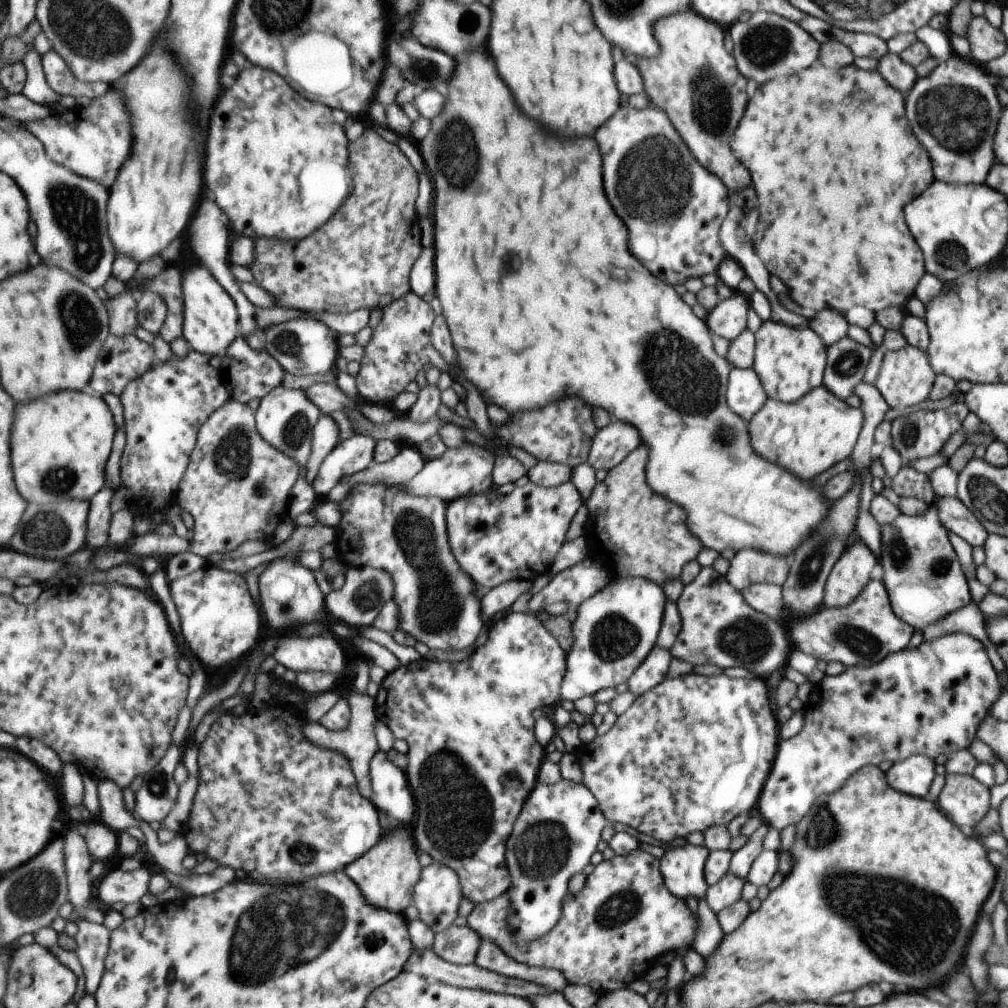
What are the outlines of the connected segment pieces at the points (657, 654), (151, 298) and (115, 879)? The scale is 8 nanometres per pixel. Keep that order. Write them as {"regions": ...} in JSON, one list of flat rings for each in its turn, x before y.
{"regions":[[[655,646,641,662,639,668,628,678,627,691,639,696,646,690,658,685,666,678,665,675,671,658,672,656,667,649]],[[143,291,137,295,140,326,153,335,159,334,168,316,168,304,161,295]],[[146,867,134,871,109,869,107,876,100,880,98,896,108,905,119,901,125,905,139,903,139,900,150,892,151,879,151,872]]]}

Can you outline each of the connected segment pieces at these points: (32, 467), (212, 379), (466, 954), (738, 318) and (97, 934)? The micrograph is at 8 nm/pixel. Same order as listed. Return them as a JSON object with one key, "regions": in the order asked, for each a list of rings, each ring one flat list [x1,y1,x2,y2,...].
{"regions":[[[60,390,60,392,49,393,47,396,36,398,35,401,17,406,17,426,13,426,13,470,17,474,17,488,21,494,25,494,27,502,35,504,49,504,49,502,67,501,69,498,82,501,90,501,97,493,106,486,108,460,112,456,112,448,116,438,115,418,108,402,101,395,89,390]],[[191,348,184,357,173,355,168,361,155,362,145,374,132,380,120,396,124,404,126,420,126,447,122,456,122,484,131,495,139,496,145,502,167,508,178,502,179,484,192,458,201,427,212,414,227,404,233,396,228,383,219,368,211,364,210,356]],[[449,925,447,929,434,933,432,951,445,962,468,965,474,962,480,937,467,925]],[[732,292,729,298,721,299,705,315,705,322,717,336,727,340,735,340,745,328,745,314,747,314,747,300,739,296,739,292]],[[87,920,75,923,78,926,75,934,78,944,76,951,84,968,85,992,93,996,101,984,106,969,106,958,112,943,112,930,105,924]]]}

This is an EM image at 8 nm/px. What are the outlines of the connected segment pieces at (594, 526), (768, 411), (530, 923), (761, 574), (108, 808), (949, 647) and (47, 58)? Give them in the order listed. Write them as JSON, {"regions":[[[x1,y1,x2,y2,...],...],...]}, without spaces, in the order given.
{"regions":[[[639,444,639,448,629,452,621,462,610,468,603,480,595,483,586,500,587,521,582,536,585,537,588,556,594,558,596,563,606,567,614,578,646,578,662,586,663,582,670,578,679,578,682,566,685,562,695,559,695,554,699,552,701,544,685,528,685,512,677,504,653,494,647,488,645,474,643,474,645,460,647,460,647,446]],[[821,384,792,403,765,399,757,412,751,415,747,426,749,434,753,434,753,450,757,450,761,458,769,458,769,462,785,466,785,470,797,474,797,478,811,480,849,458,862,422,861,409,847,406,844,400]],[[560,779,550,785,541,783,533,789,533,794,529,794,529,802,524,803,525,810,520,810,520,814,516,818,517,826,512,826,513,838,509,838,509,854,505,854,504,856,505,858,509,858,509,866,506,867,512,877,512,882,507,890,507,896,511,906,508,914,508,927,510,933,514,936,515,942,521,943,522,945,539,938,555,926,561,916,561,906,563,906,565,892,567,892,567,880,569,880,573,874,581,872,583,866,589,862,589,856,595,852,595,846,597,846,597,842,599,842,599,832,601,832,601,828,605,826,604,813,599,812,599,803,596,801,595,795,583,783,571,782,571,780,567,779]],[[739,550,731,558,731,566,724,574,725,580,735,589,747,589,757,583,783,584,789,574,783,556,765,554,761,550]],[[111,779,99,780,99,813,101,822,119,832,129,826,139,826,139,819,127,810,122,786]],[[949,633,929,642,922,640,915,648,888,654,869,666,853,665,844,667,838,675,824,675,812,685,802,704,804,724,799,732,780,740,772,772,757,802,761,821,776,831,799,823,817,796,836,792,865,765,877,767,883,760,894,763,911,755,925,755,933,760,939,754,967,749,976,738,979,723,1001,692,1000,680,984,643,967,633]],[[53,48,42,56,42,61,49,84,60,95,87,96,94,99,110,90,110,84,107,84,107,81,88,83,79,80,65,59]]]}

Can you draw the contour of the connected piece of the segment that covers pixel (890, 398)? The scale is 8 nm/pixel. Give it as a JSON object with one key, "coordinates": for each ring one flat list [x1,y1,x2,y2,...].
{"coordinates":[[907,344,900,349,886,350,883,353,873,385,880,392,889,409,895,408,895,406,909,408,928,398,932,385,935,384,933,371,927,352]]}

